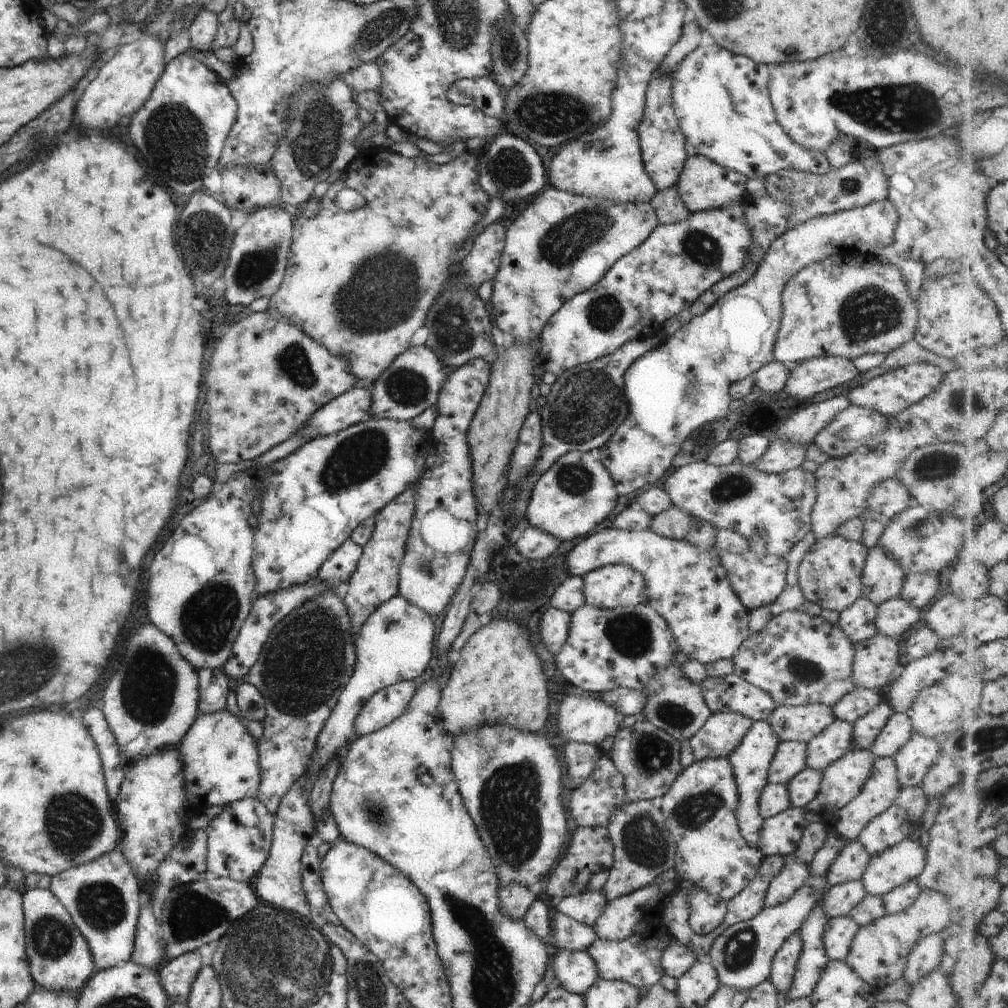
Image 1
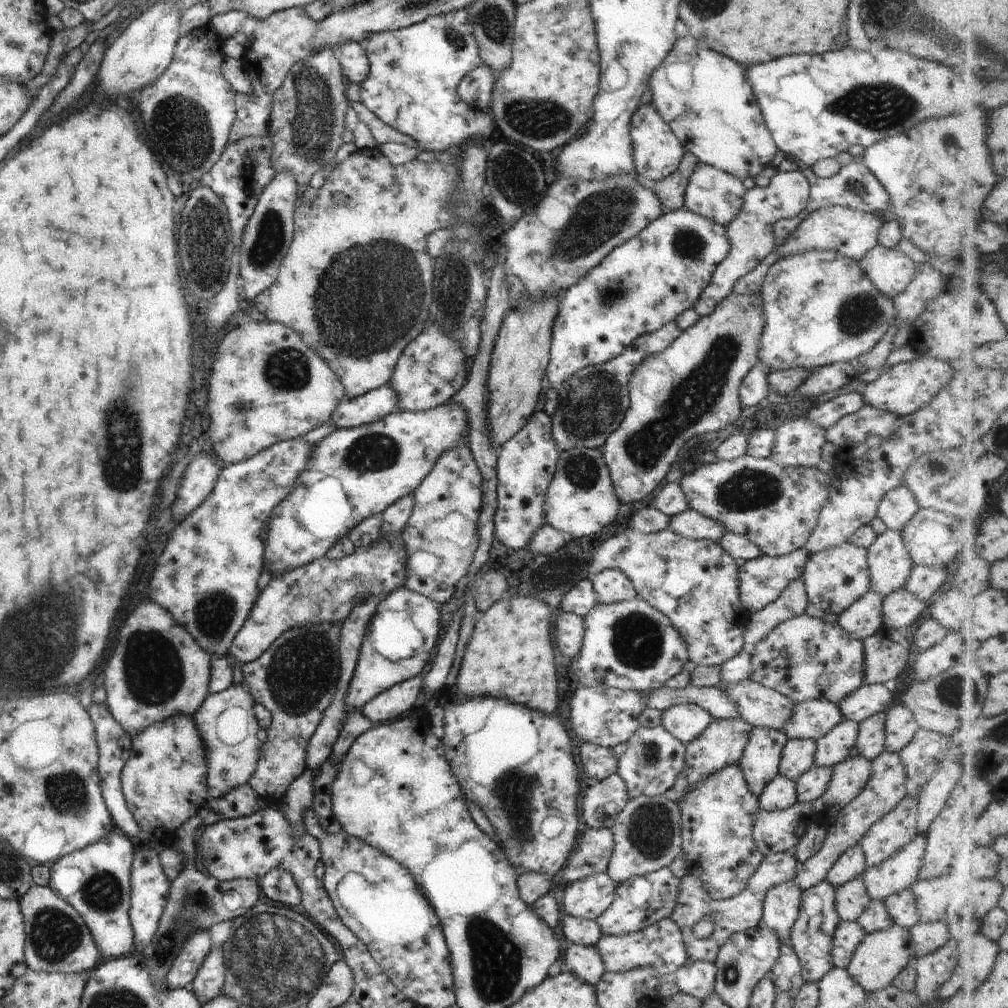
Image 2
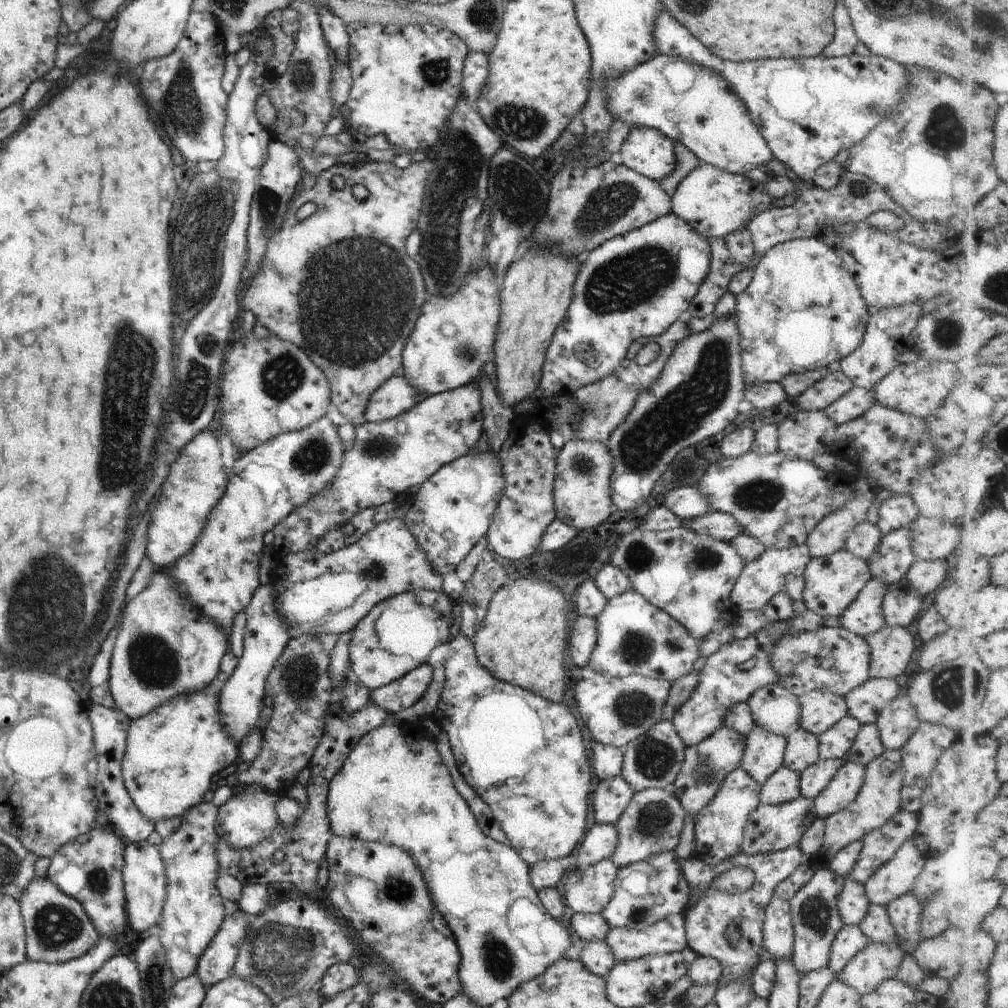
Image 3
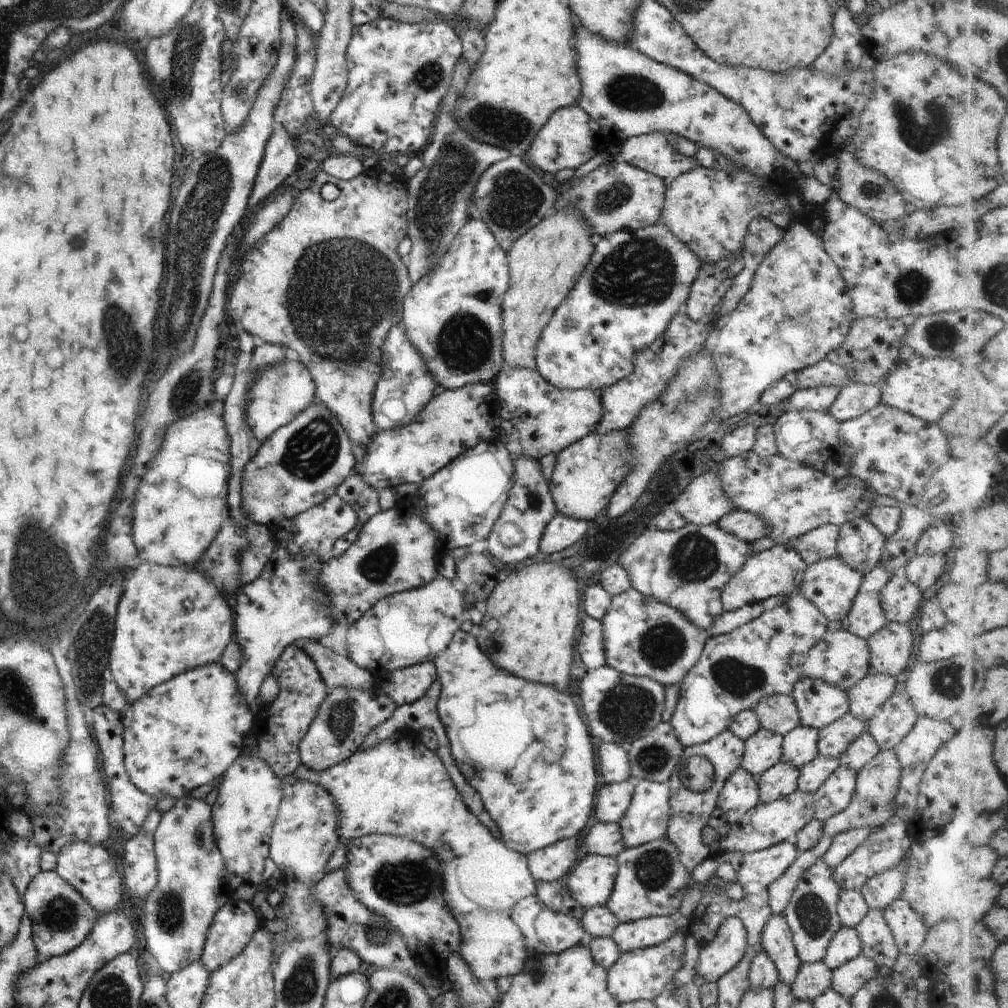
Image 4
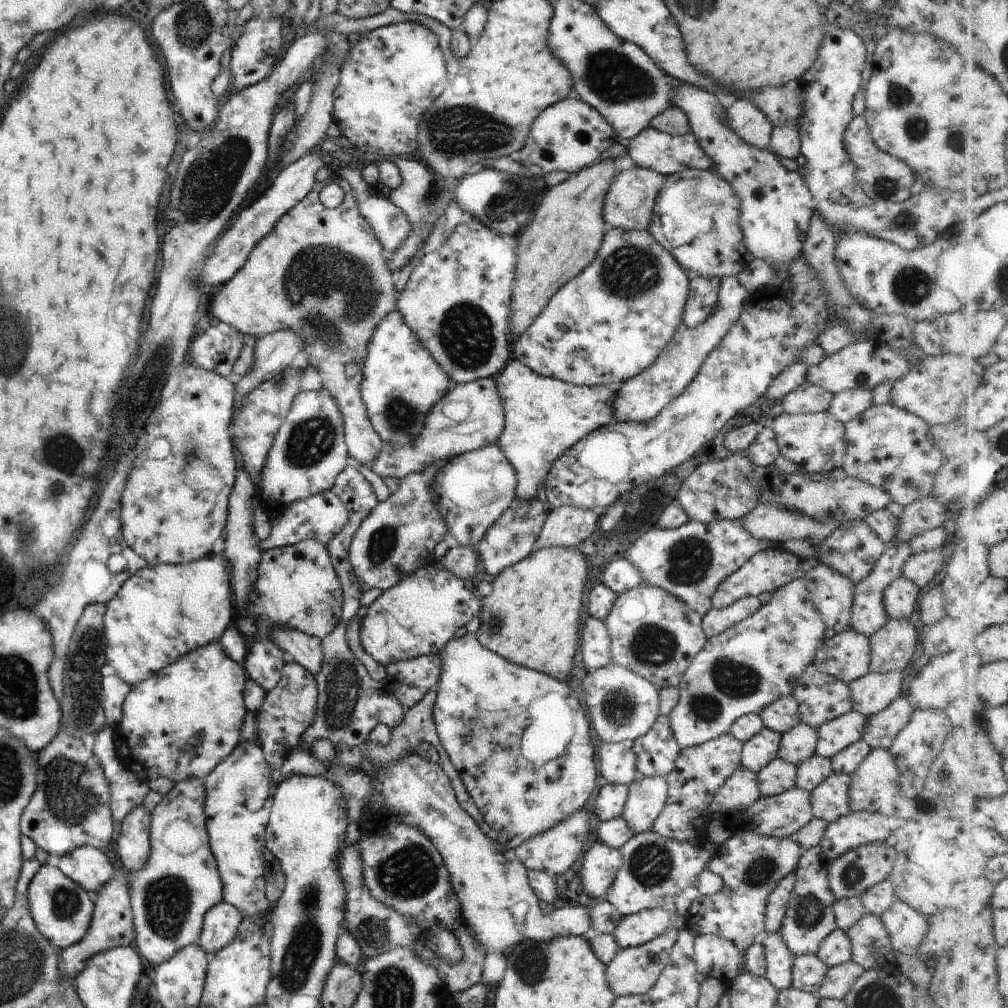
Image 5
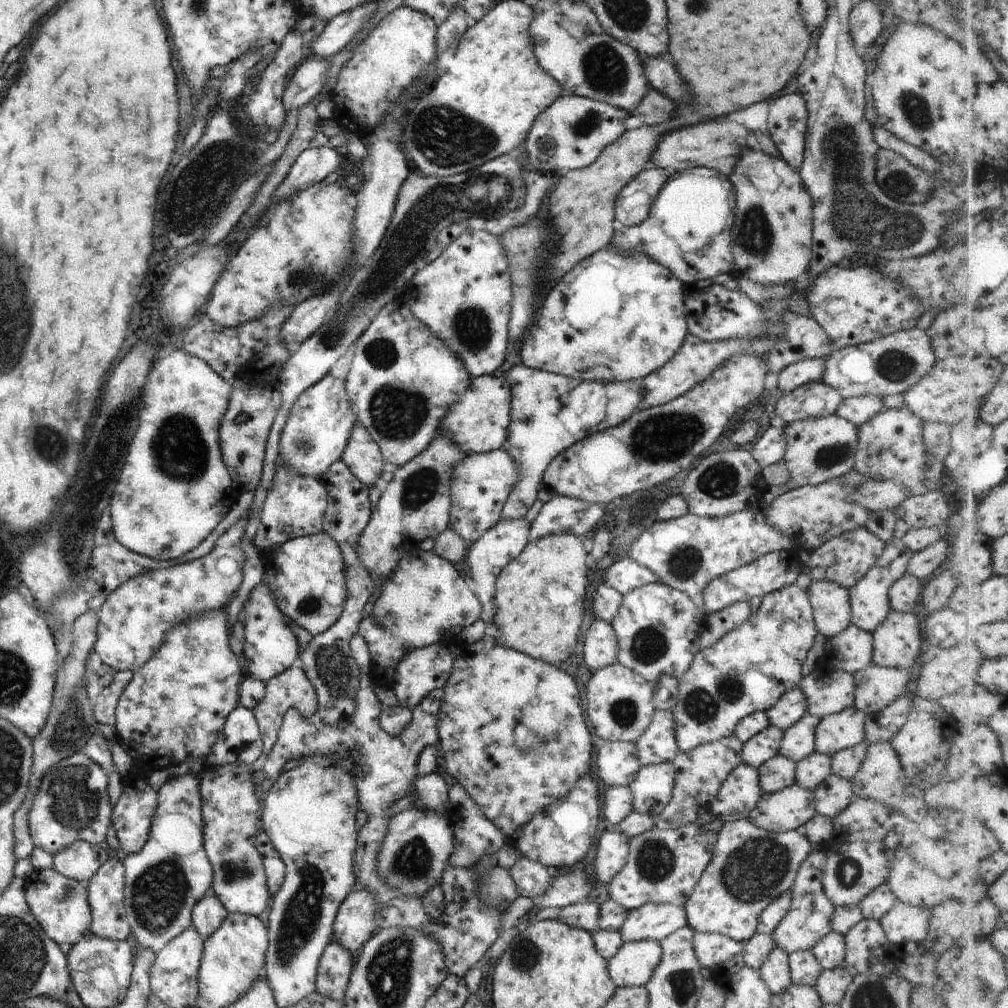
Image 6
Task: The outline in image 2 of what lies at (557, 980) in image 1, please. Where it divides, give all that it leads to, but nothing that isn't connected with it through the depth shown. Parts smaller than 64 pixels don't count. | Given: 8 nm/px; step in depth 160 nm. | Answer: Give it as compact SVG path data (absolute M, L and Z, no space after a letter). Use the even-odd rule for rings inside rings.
M560 938L564 956L561 960L565 970L575 975L578 980L594 986L600 982L602 974L606 972L604 961L595 946L575 945Z

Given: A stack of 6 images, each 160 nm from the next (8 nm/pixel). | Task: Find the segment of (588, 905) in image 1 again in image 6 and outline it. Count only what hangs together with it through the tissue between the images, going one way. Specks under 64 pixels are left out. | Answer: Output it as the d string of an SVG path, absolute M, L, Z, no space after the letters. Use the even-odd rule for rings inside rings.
M604 831L593 860L591 871L598 885L605 886L626 866L629 855L629 838L620 831Z

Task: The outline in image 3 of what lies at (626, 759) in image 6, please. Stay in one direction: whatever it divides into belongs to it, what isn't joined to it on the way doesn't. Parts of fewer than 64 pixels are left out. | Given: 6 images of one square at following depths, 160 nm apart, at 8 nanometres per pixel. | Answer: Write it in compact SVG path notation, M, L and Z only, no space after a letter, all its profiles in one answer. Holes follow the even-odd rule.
M594 741L590 744L590 752L591 769L600 781L621 776L623 753L619 748Z

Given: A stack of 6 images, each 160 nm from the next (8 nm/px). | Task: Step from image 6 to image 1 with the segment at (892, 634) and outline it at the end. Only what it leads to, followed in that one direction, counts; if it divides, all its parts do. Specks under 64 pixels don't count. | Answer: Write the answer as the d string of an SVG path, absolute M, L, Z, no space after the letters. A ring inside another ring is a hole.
M876 633L872 638L853 645L853 681L856 687L885 691L892 681L892 671L898 665L900 640Z

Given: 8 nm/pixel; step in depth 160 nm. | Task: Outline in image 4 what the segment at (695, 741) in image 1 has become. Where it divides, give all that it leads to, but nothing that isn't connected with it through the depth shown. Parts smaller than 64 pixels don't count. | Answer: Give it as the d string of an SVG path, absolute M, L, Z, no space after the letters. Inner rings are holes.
M724 730L709 742L683 748L682 761L674 776L666 783L670 790L670 813L666 824L666 837L677 847L679 860L692 873L692 870L707 860L712 852L702 842L702 829L707 826L710 816L715 813L718 796L726 780L741 766L744 755L744 741Z

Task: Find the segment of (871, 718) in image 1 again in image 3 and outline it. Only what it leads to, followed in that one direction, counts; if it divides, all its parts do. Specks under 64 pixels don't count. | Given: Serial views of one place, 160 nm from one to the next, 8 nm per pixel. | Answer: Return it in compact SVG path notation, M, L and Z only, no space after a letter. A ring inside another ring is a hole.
M875 724L861 725L846 760L865 767L885 749L877 726Z

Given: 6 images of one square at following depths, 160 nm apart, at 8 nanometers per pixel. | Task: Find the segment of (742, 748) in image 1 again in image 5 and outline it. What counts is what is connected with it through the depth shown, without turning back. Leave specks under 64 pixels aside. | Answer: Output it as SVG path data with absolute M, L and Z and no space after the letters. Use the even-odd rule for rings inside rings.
M762 729L748 742L743 743L741 766L757 773L762 767L768 766L778 759L781 749L781 734L772 729Z

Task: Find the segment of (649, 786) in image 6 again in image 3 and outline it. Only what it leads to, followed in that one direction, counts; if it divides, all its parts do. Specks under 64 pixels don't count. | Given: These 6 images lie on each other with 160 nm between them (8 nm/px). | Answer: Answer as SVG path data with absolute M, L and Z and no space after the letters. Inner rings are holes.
M644 789L635 791L630 804L615 824L618 829L618 842L609 858L619 869L634 863L641 863L678 846L685 810L681 802L664 789Z

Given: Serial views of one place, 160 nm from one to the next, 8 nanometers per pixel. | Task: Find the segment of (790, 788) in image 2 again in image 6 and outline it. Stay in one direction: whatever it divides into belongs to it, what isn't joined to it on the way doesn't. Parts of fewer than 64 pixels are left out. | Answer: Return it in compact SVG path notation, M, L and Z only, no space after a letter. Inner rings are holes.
M778 754L757 768L760 788L772 794L796 784L797 763Z

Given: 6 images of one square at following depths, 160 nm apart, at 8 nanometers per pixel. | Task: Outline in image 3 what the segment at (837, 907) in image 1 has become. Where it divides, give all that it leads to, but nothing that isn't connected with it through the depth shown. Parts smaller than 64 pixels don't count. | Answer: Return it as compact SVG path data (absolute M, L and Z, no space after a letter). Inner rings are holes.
M846 878L837 898L837 907L842 922L845 925L859 925L870 905L865 886Z

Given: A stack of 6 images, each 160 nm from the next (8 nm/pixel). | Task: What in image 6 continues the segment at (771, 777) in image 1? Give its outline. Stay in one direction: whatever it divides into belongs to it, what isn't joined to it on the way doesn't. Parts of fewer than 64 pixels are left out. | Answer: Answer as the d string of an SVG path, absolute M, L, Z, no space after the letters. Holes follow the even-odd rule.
M804 715L794 726L784 731L779 754L797 763L815 752L815 732L819 718Z

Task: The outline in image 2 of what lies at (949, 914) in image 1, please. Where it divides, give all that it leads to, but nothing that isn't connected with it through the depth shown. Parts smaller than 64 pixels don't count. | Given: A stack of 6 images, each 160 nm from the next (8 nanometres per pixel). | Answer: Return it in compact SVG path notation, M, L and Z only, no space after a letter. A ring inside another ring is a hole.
M894 923L886 930L866 933L846 969L854 982L857 982L867 993L873 993L892 985L896 976L912 963L915 953L913 948L909 930Z

